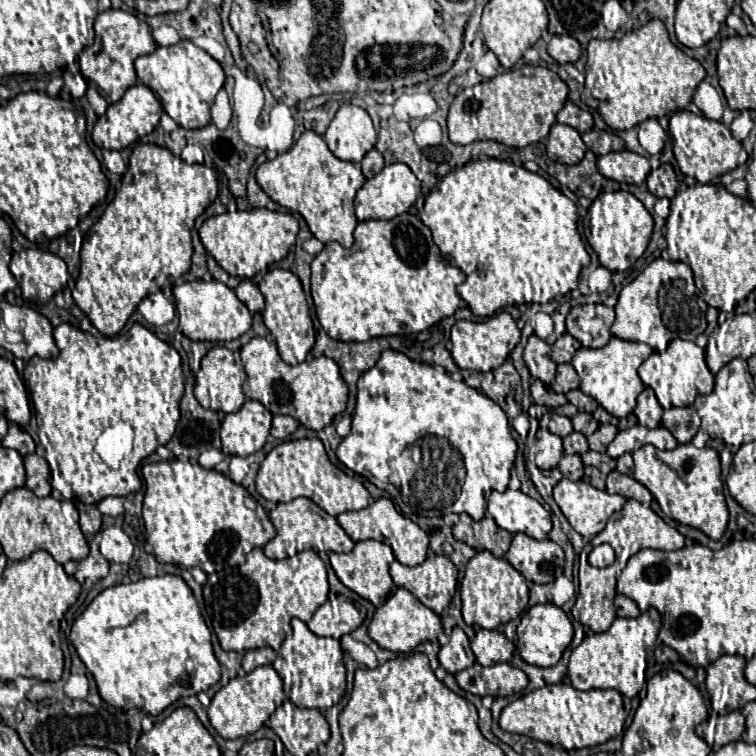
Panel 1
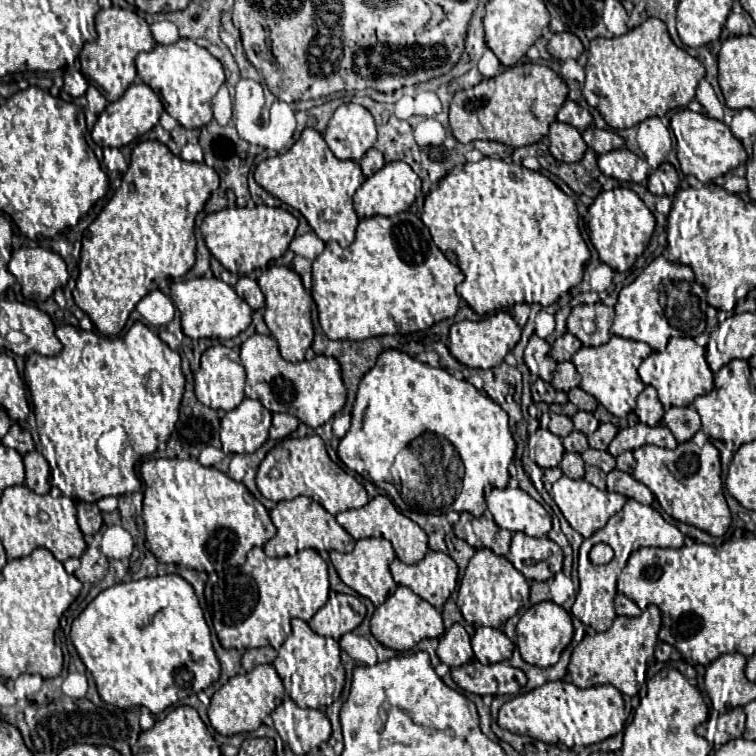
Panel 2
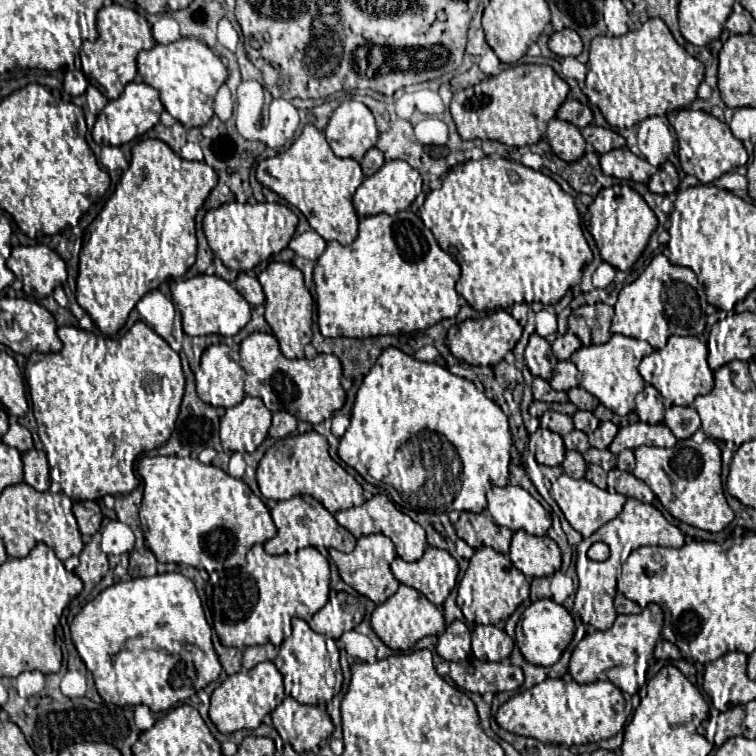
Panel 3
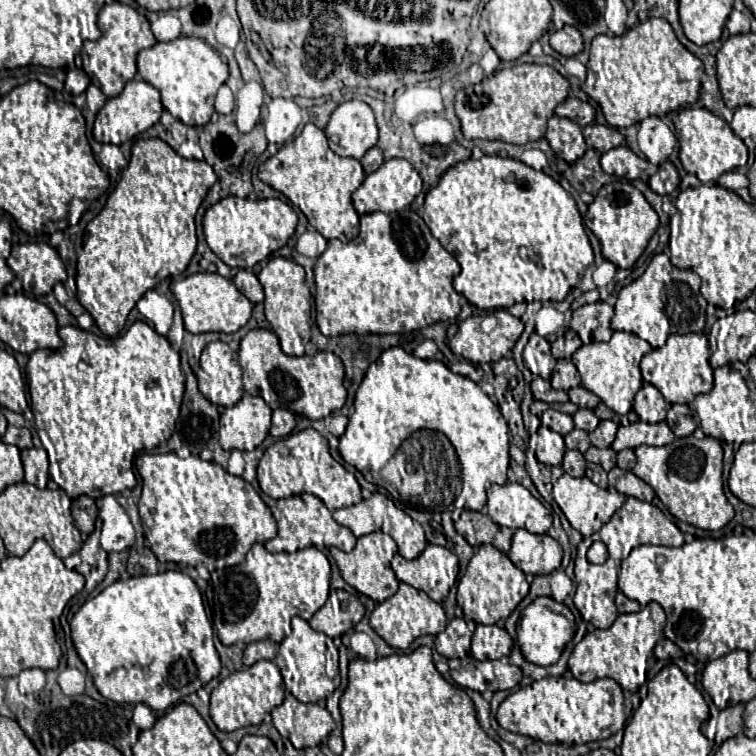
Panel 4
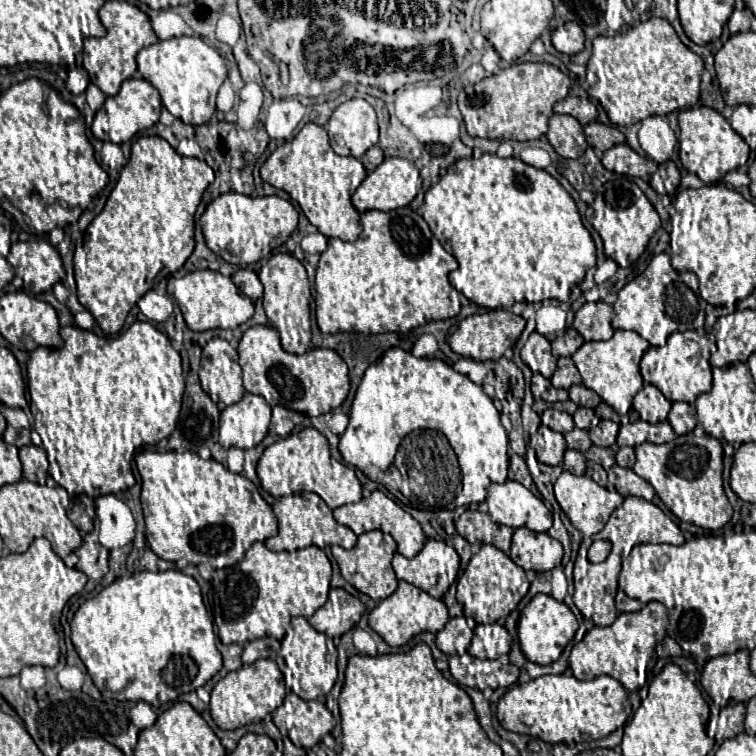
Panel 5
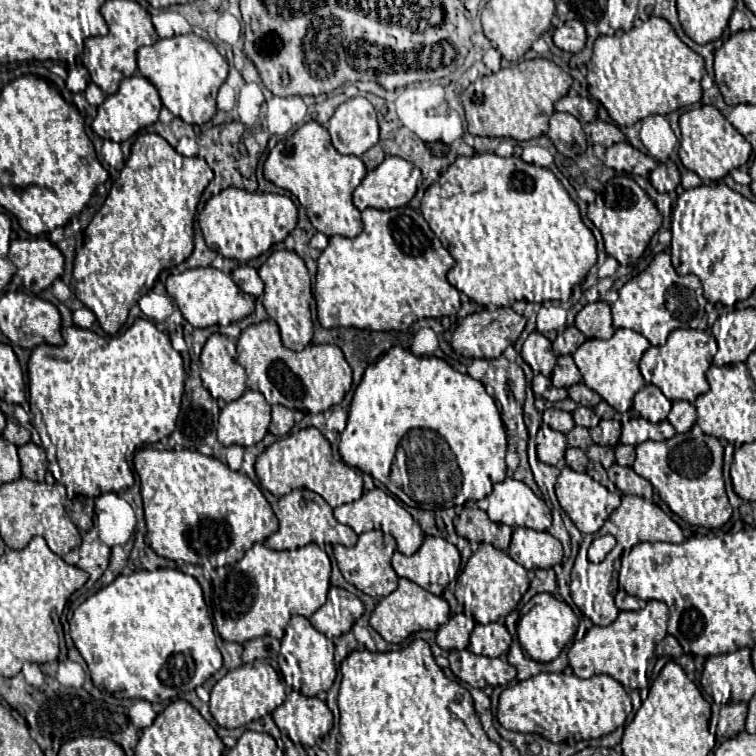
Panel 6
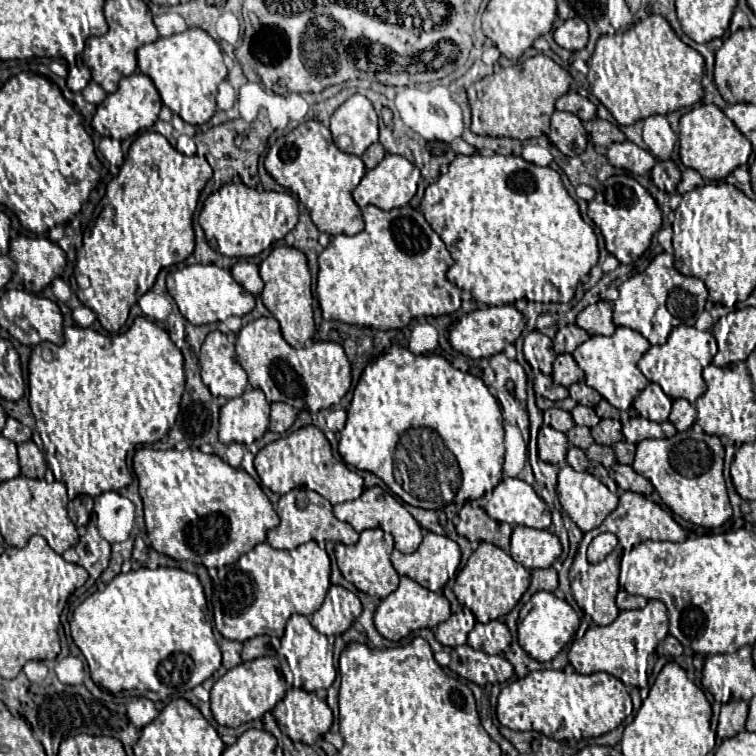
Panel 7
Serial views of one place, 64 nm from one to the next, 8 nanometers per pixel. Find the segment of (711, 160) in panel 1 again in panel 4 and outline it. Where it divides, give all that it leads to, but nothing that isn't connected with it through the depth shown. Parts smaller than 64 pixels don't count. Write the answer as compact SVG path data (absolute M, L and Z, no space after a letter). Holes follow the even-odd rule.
M684 108L678 112L674 124L680 142L680 162L686 172L696 174L704 184L716 182L722 174L746 164L746 144L732 132L730 124L724 118L716 116L708 108Z

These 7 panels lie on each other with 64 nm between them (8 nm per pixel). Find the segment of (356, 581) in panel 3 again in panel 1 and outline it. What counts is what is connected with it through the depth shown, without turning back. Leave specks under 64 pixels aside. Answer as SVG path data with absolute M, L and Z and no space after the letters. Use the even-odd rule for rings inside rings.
M364 540L364 542L356 542L354 550L346 553L329 553L329 562L336 572L336 576L340 578L340 582L344 586L348 586L350 590L354 590L356 594L360 594L362 598L370 600L376 608L384 604L384 600L388 596L392 596L396 592L396 584L392 582L390 574L388 574L388 566L395 560L393 551L390 546L384 542L376 542L376 540Z

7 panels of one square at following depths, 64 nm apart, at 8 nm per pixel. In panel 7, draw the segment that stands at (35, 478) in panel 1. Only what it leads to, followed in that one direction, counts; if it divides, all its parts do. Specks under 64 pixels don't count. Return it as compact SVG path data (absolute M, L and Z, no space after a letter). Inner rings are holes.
M32 440L18 446L18 456L20 456L20 468L22 468L24 476L28 476L28 478L44 478L44 472L48 468L46 458Z

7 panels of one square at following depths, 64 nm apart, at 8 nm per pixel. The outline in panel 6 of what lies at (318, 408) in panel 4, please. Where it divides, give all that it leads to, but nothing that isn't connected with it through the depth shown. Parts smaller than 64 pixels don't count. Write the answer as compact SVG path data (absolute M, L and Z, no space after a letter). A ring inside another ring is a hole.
M262 320L246 326L236 346L238 362L248 376L248 388L262 392L268 404L282 404L292 410L320 414L340 404L352 386L352 370L340 348L332 344L310 344L304 350L294 352L282 344L278 324L274 320Z

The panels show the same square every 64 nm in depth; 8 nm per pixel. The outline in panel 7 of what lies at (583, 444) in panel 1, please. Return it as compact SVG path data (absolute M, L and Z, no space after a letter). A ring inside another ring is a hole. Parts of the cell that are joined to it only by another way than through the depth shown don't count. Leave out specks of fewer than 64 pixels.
M574 426L572 430L566 432L566 436L568 436L568 442L570 442L572 446L578 446L578 448L582 448L582 450L586 450L586 448L594 442L588 426Z

